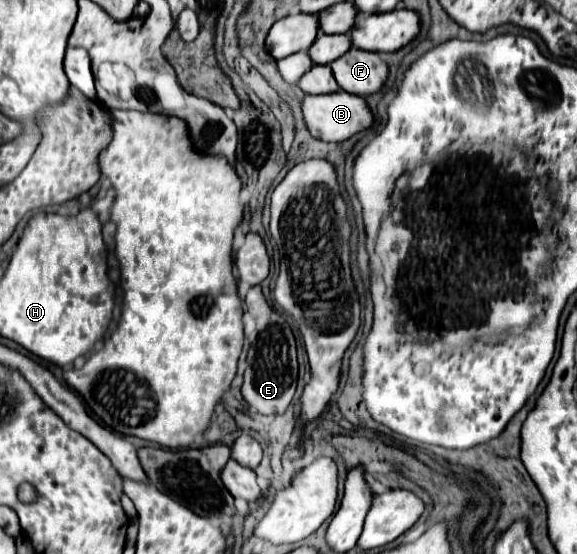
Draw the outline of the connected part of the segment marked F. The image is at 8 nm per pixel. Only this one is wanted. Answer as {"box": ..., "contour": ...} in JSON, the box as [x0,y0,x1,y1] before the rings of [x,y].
{"box":[330,47,390,97],"contour":[[[352,47],[330,65],[340,89],[362,97],[380,91],[390,73],[388,63],[378,53],[360,47]]]}

